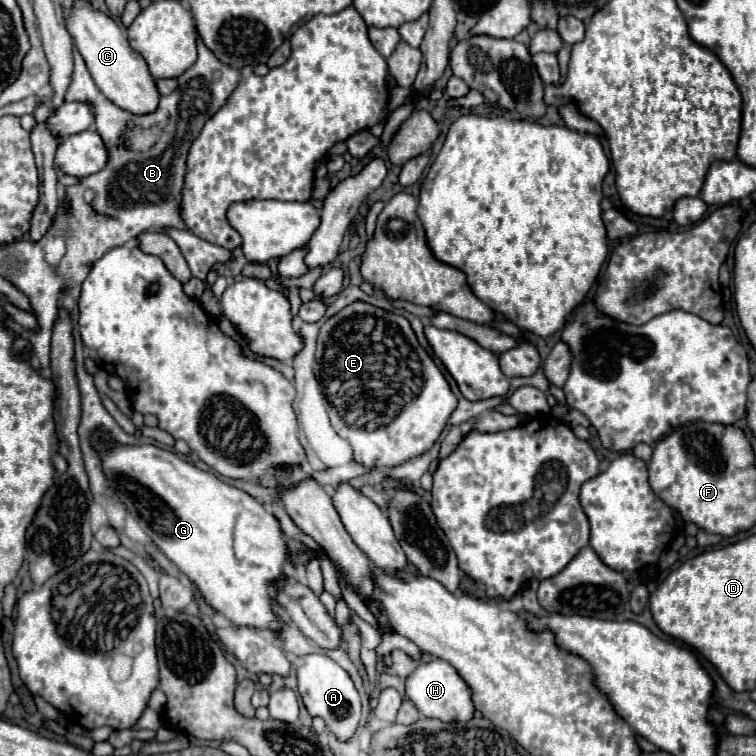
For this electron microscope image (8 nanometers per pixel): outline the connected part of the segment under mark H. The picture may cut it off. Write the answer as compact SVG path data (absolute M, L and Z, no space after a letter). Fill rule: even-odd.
M433 659L431 663L419 663L413 675L407 679L405 693L421 711L421 715L431 719L455 723L455 721L471 721L471 717L475 715L475 705L469 685L463 681L459 671L443 659Z

